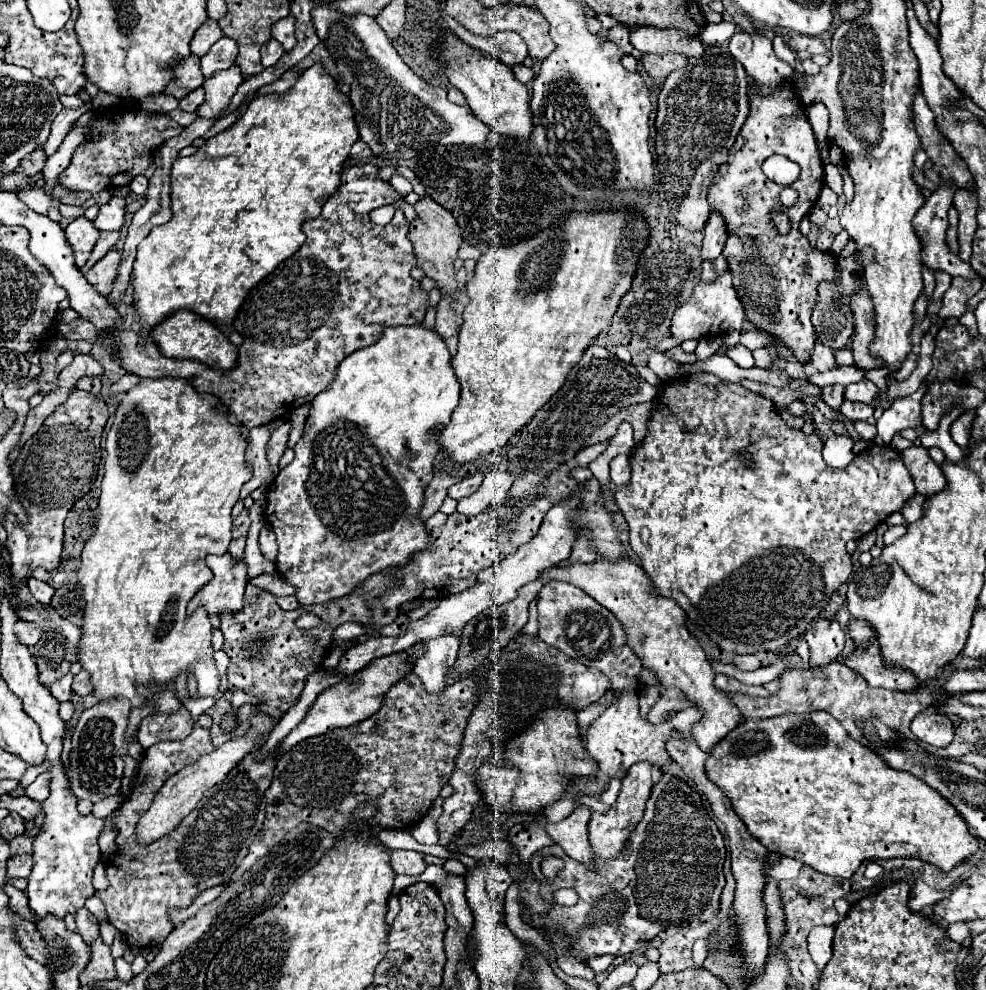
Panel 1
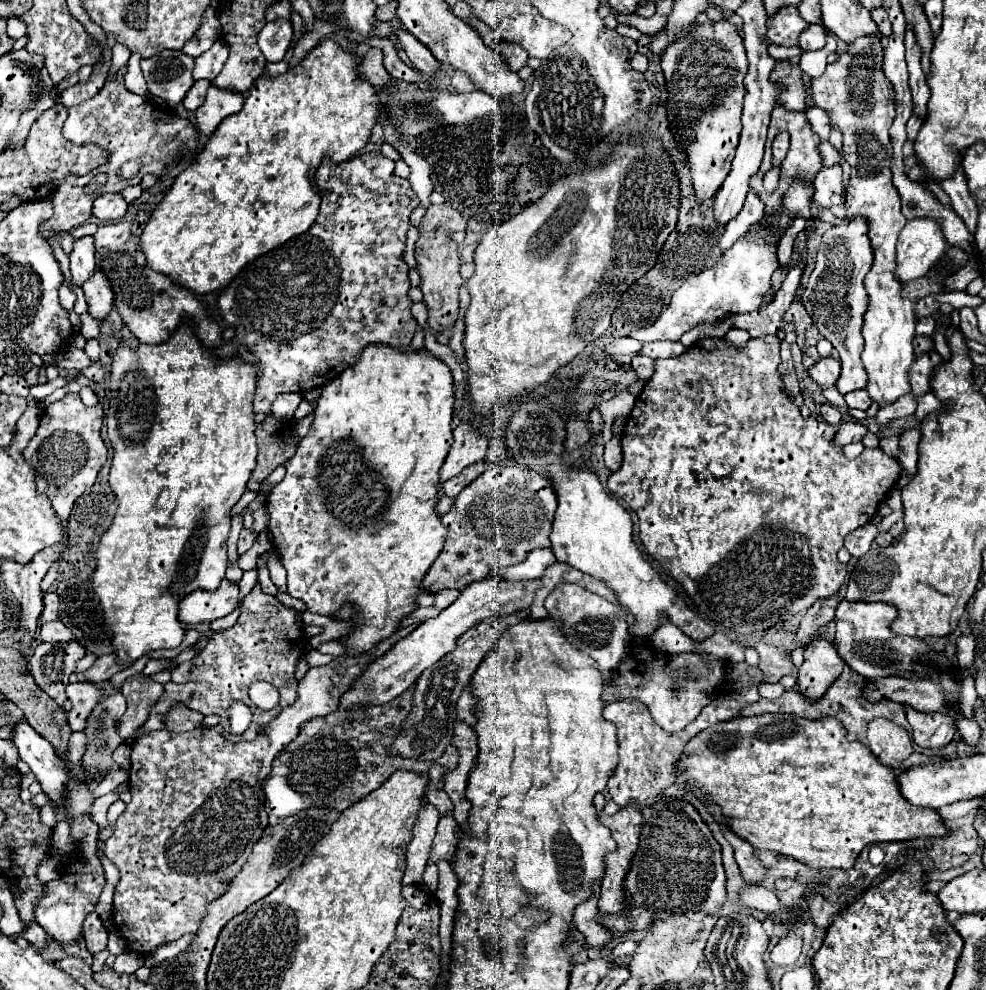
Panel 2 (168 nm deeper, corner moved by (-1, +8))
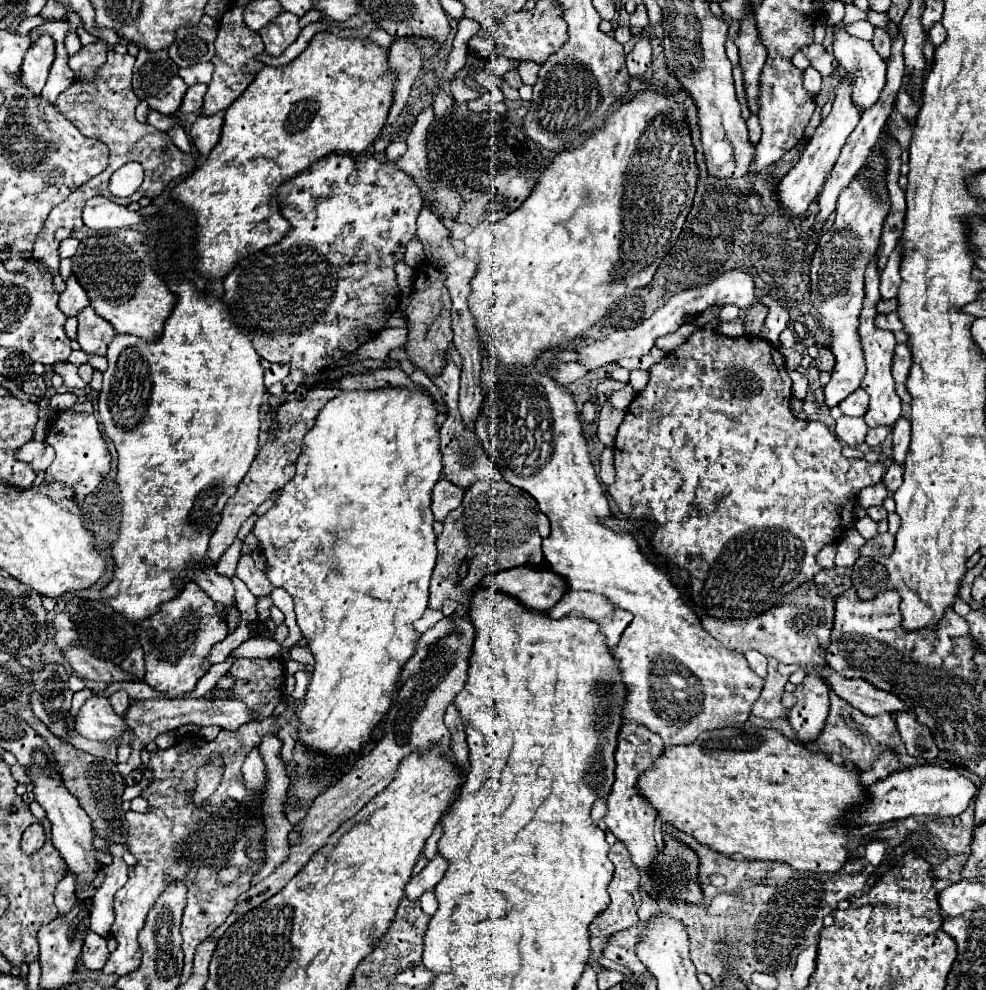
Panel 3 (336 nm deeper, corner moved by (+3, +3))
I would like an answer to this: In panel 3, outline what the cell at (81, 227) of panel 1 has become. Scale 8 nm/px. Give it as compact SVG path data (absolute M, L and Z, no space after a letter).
M71 275L67 281L67 289L59 295L59 309L67 317L75 317L87 305L89 305L89 297L85 295L85 289L81 289L81 285L77 285L77 279L73 279L73 275Z

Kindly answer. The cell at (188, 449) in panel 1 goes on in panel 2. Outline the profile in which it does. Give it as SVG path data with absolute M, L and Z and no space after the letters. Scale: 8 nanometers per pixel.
M189 326L179 328L175 336L171 336L165 344L141 344L137 348L139 352L129 352L129 348L121 348L113 354L111 364L111 378L107 382L107 436L113 446L113 458L111 458L111 472L109 472L109 486L117 498L117 512L109 526L109 530L101 536L95 560L97 566L91 574L93 590L99 596L103 618L107 628L113 632L113 650L117 654L119 664L129 664L149 650L159 648L177 648L185 638L185 628L177 618L179 602L191 594L197 588L217 588L219 582L225 578L227 568L227 536L231 530L231 518L229 512L237 504L237 500L243 496L247 488L247 480L251 476L251 470L255 468L255 456L257 456L257 440L255 440L255 414L253 414L253 394L255 394L255 376L257 368L251 364L245 364L241 360L217 360L215 354L209 348L203 348L199 340L189 332Z

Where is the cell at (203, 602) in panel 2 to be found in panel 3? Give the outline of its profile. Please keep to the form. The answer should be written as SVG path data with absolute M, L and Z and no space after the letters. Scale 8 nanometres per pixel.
M187 583L175 599L167 601L161 611L141 623L141 637L139 643L145 651L145 683L161 691L167 699L183 697L185 693L193 691L197 681L209 671L211 663L207 661L211 649L215 643L223 641L227 637L225 625L221 625L221 619L217 617L217 609L213 605L213 599L199 589L197 583Z

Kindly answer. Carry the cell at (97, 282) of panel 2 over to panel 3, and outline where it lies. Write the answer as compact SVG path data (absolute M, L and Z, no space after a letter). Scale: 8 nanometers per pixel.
M85 307L85 311L81 311L77 319L79 319L77 341L81 349L89 355L105 355L111 339L115 337L113 325L97 317L91 307Z

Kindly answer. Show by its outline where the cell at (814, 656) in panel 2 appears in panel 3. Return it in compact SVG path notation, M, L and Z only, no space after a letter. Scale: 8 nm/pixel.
M811 673L795 691L797 705L791 707L787 719L801 743L815 743L829 715L829 689L821 677Z

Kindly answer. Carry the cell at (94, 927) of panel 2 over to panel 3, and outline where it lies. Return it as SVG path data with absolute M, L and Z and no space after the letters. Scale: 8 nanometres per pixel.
M89 931L83 943L83 953L81 961L87 969L97 969L101 971L109 959L109 949L107 949L107 939Z

